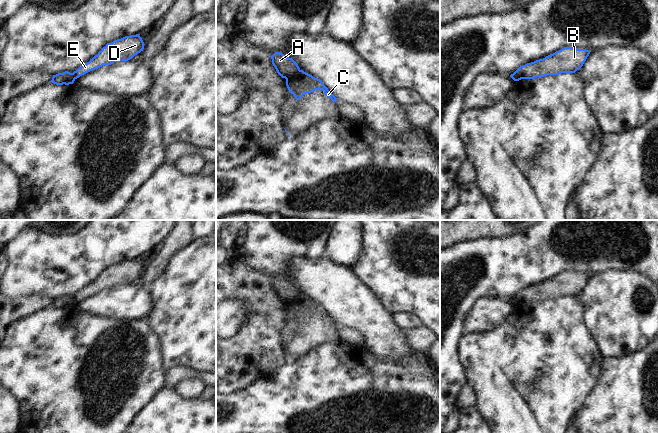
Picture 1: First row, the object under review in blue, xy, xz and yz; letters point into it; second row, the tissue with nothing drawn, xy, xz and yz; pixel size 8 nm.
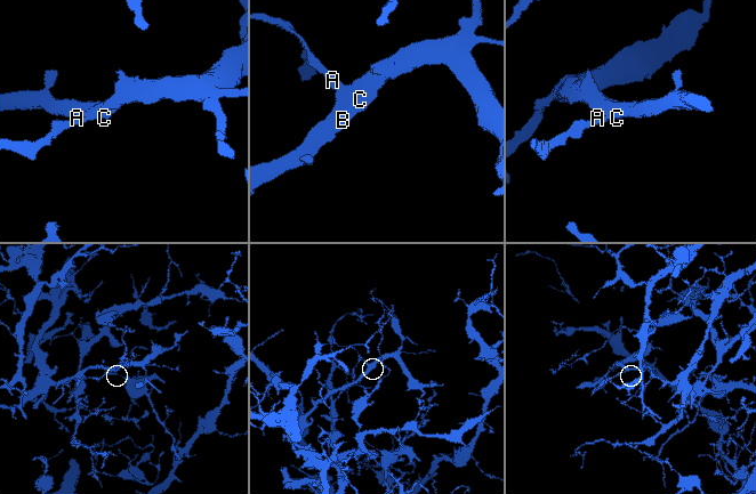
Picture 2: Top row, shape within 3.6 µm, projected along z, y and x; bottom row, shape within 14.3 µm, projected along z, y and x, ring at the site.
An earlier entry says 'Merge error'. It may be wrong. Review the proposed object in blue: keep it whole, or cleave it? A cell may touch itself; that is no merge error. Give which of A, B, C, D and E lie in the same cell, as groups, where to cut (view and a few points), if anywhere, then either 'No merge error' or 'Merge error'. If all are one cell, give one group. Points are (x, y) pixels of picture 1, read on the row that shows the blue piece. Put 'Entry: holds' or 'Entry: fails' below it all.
Groups: A / B C D E. Split along xz (299, 69), (286, 79). Merge error.
Entry: holds

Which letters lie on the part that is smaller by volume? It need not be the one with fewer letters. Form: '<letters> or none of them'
A

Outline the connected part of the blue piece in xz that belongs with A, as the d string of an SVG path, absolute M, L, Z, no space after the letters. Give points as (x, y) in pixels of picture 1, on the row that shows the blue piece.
M275 52L270 57L273 66L282 78L291 78L300 70L298 64L292 58L285 56L280 52Z

